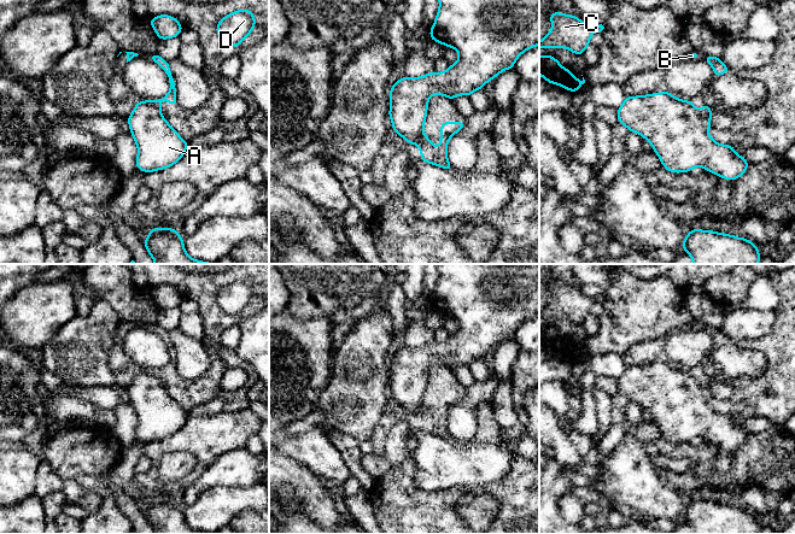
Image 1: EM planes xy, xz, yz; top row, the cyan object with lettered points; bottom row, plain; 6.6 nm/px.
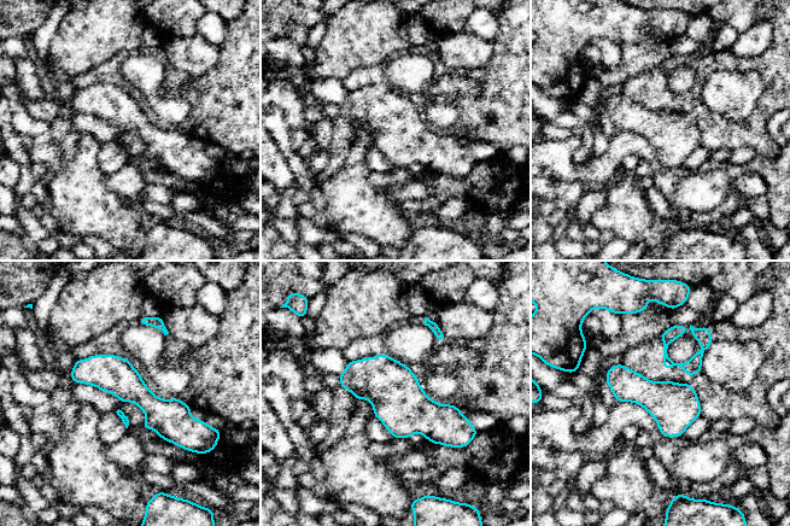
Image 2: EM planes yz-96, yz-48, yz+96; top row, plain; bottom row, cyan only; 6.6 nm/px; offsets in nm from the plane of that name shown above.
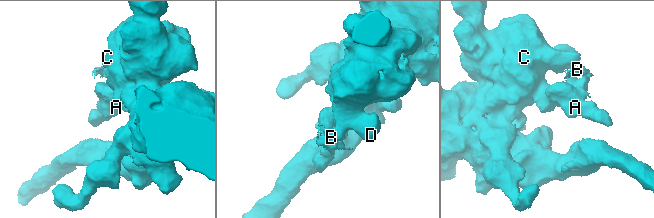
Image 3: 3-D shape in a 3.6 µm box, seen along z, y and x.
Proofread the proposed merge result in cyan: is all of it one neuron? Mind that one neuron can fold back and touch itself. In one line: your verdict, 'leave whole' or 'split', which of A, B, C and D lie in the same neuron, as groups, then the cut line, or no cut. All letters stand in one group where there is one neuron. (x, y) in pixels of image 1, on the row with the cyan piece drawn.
split | A C D / B | yz (696, 110), (707, 131)

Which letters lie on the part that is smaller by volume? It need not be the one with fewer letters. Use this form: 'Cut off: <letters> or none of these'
Cut off: B

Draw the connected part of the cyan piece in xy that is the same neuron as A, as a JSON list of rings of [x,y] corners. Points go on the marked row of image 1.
[[[147,100],[135,104],[127,121],[138,146],[135,164],[139,170],[148,174],[170,168],[186,153],[188,142]]]

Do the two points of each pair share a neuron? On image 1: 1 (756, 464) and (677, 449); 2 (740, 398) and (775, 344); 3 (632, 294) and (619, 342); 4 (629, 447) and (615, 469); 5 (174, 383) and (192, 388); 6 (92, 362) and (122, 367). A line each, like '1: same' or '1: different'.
1: same
2: same
3: same
4: same
5: same
6: different

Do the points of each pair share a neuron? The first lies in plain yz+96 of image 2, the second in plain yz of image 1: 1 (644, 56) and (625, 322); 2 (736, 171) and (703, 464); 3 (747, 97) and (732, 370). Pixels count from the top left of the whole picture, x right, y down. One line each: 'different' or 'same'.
1: same
2: same
3: same

